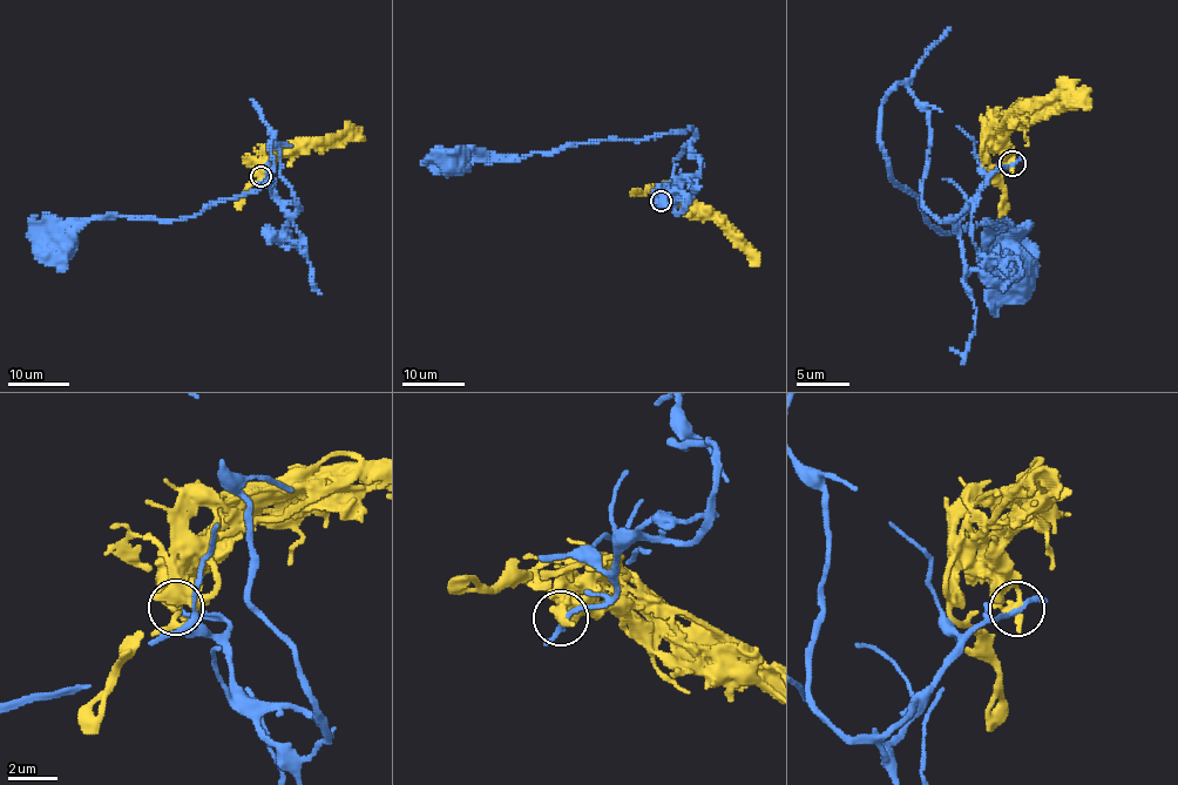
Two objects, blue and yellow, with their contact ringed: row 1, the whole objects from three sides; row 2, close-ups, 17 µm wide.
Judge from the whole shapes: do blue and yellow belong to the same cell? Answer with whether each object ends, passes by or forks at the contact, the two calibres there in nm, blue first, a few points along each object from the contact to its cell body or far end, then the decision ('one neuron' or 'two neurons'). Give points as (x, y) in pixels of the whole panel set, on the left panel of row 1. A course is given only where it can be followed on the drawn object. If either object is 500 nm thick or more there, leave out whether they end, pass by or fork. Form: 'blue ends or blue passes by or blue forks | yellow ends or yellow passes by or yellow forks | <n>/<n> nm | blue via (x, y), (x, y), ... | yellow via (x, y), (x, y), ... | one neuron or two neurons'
blue passes by | yellow ends | 190/420 nm | blue via (261, 176), (299, 210), (281, 175), (272, 132), (273, 170), (255, 190), (174, 221), (93, 216), (63, 249) | yellow via (261, 176), (291, 151), (364, 139) | one neuron

